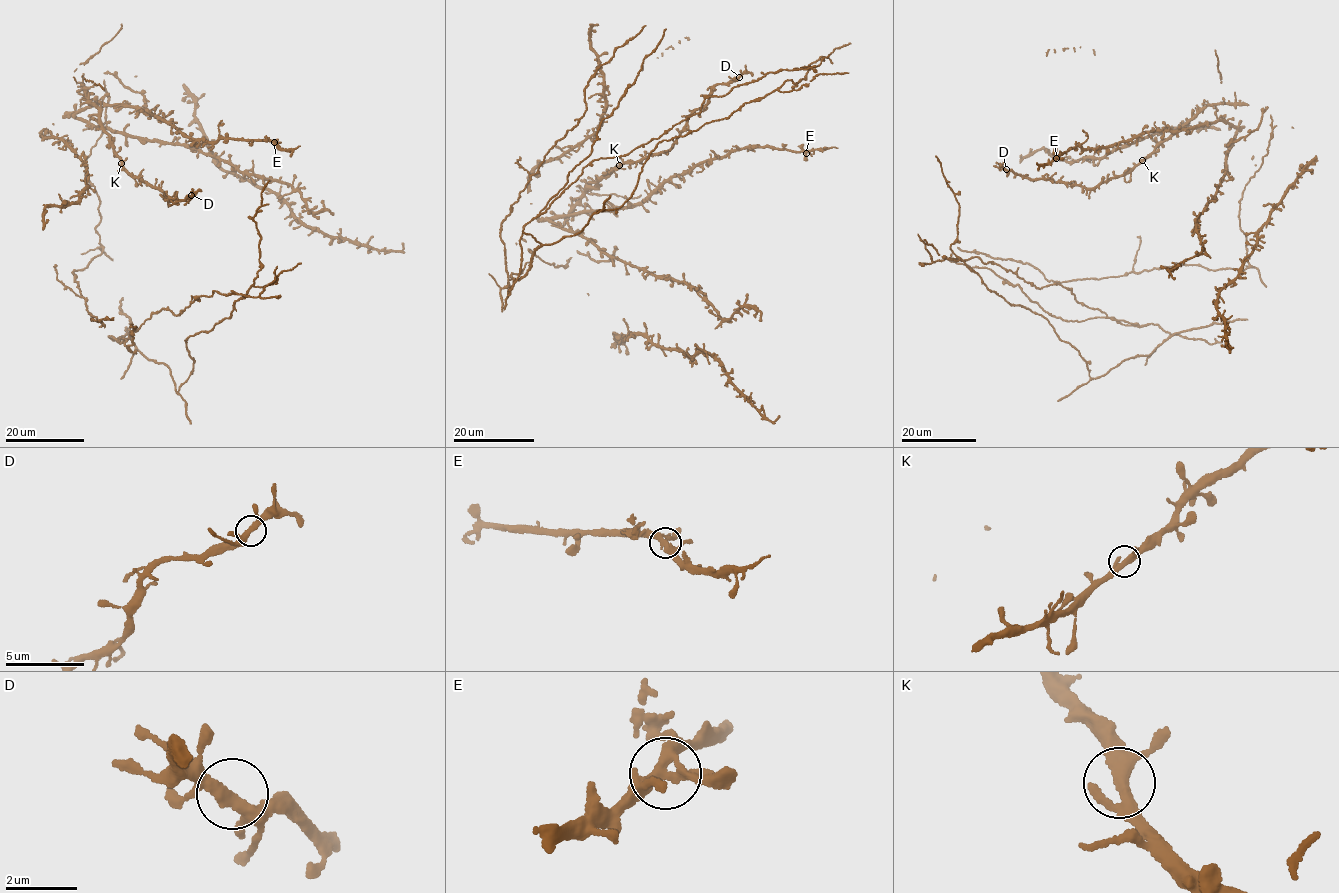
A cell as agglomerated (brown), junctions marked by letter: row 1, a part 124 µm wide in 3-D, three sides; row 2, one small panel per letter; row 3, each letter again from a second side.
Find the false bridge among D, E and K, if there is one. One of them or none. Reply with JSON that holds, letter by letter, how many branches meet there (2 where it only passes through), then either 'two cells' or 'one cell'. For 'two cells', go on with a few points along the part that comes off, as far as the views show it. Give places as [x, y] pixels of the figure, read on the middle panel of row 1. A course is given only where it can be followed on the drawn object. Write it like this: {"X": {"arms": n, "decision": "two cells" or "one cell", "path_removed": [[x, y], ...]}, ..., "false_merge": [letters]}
{"D": {"arms": 4, "decision": "one cell"}, "E": {"arms": 4, "decision": "one cell"}, "K": {"arms": 4, "decision": "one cell"}, "false_merge": []}

